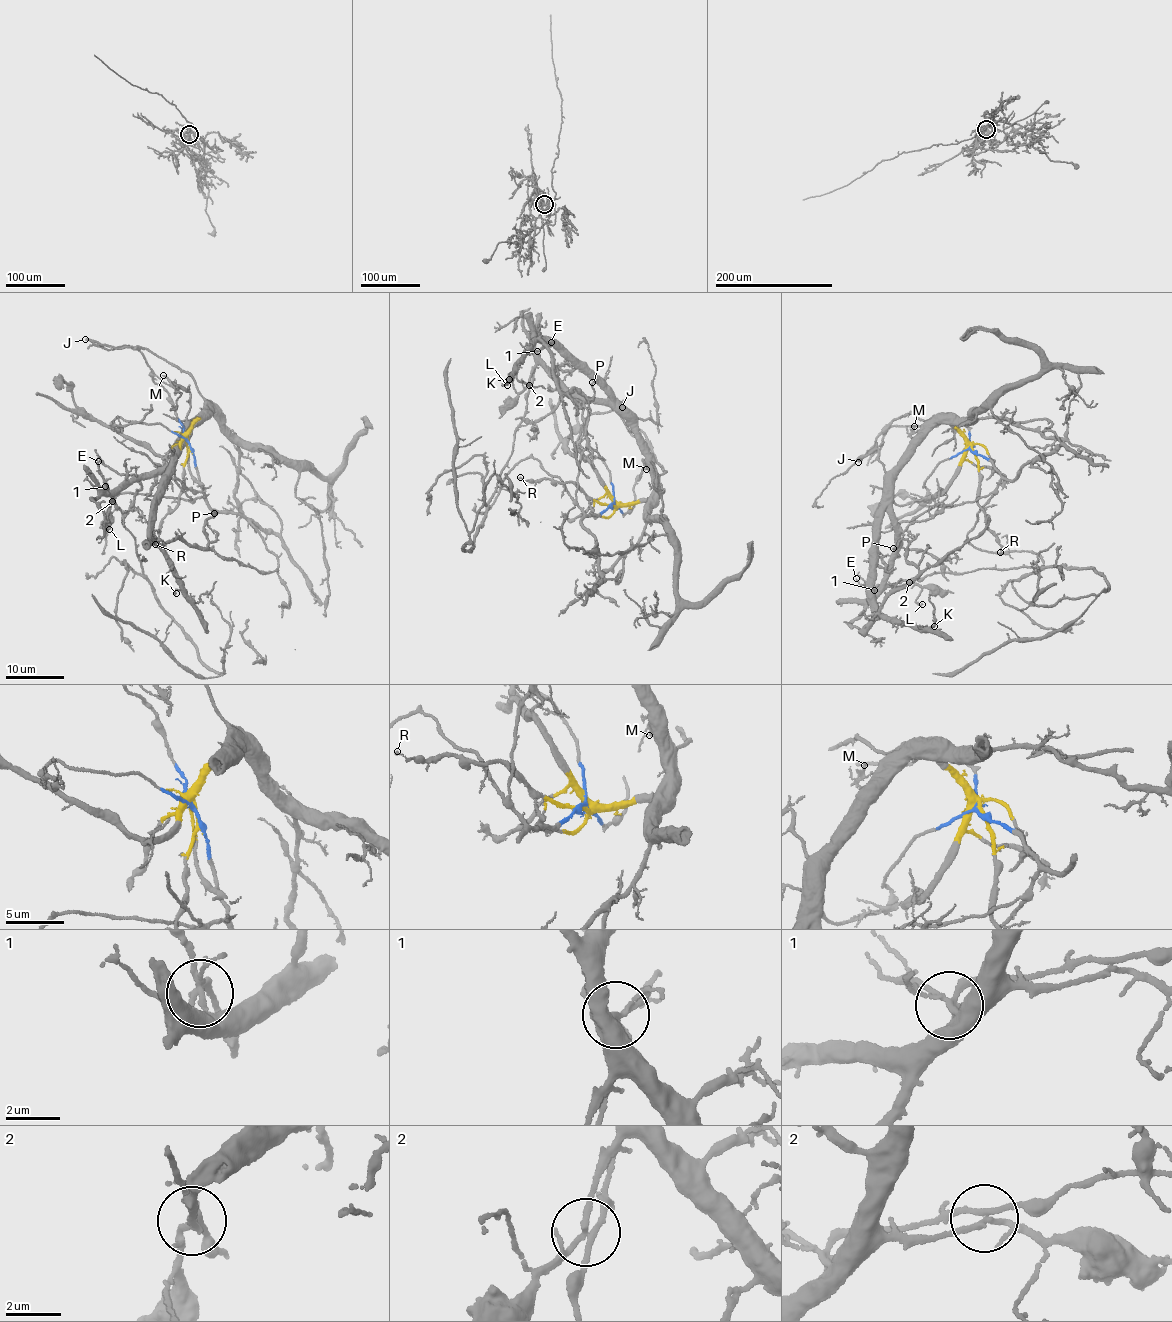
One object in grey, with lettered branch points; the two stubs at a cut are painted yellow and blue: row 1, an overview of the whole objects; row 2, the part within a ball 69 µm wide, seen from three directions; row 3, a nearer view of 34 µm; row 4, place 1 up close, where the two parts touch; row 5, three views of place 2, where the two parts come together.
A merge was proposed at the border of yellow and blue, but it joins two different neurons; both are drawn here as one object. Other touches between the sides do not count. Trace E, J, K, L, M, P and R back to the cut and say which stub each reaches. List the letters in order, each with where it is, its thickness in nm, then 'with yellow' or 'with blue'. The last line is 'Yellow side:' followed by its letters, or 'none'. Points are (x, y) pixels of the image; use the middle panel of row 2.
E: place (551, 342); calibre 110 nm; with yellow
J: place (622, 407); calibre 220 nm; with yellow
K: place (509, 379); calibre 80 nm; with yellow
L: place (507, 385); calibre 140 nm; with yellow
M: place (646, 469); calibre 100 nm; with blue
P: place (592, 382); calibre 190 nm; with yellow
R: place (520, 477); calibre 130 nm; with yellow
Yellow side: E, J, K, L, P, R

